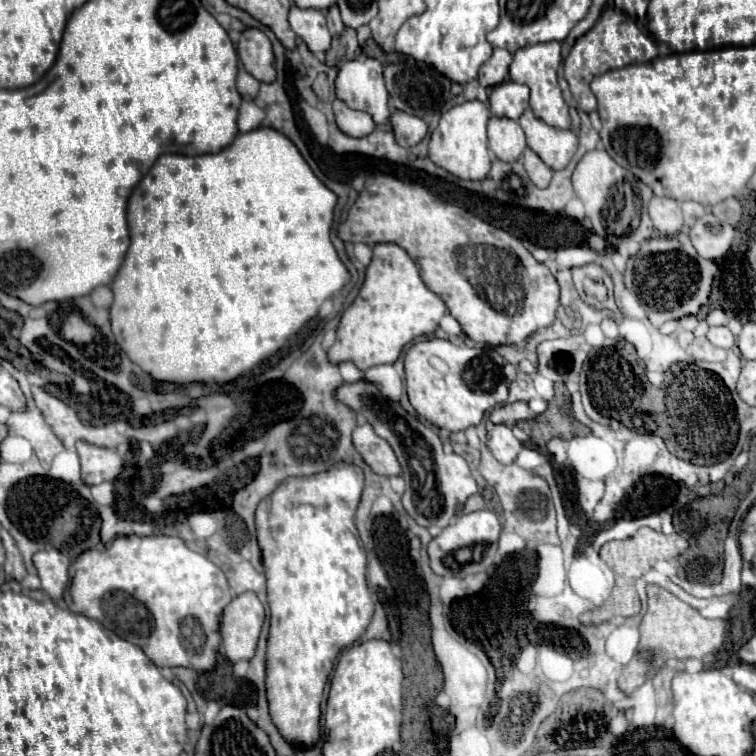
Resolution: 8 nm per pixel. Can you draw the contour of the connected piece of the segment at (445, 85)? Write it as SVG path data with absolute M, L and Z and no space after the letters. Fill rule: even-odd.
M403 62L389 64L389 66L385 66L385 82L387 82L387 90L389 90L389 106L395 110L401 110L401 112L415 114L415 116L435 114L451 98L451 80L427 64L421 64L421 66L417 62L413 62L413 66L403 64Z

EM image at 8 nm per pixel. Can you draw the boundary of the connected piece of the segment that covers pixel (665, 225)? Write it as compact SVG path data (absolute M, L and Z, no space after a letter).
M653 196L649 202L649 216L653 226L663 236L675 236L683 230L683 218L681 218L681 206L673 198L657 198Z

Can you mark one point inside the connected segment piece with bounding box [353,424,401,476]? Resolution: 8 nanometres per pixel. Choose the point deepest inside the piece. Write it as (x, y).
(376, 452)

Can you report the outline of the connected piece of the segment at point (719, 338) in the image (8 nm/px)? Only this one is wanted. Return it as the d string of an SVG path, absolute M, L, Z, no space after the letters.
M721 326L721 328L709 328L707 338L709 338L711 344L721 346L721 348L725 348L725 346L729 344L729 340L731 340L731 348L735 346L735 338L733 338L733 334L731 334L727 328L723 328L723 326Z

